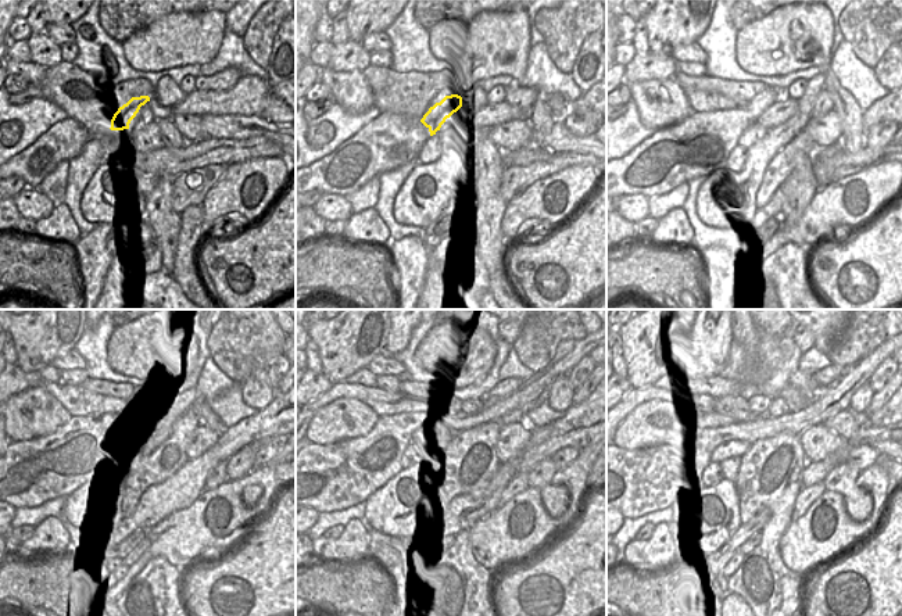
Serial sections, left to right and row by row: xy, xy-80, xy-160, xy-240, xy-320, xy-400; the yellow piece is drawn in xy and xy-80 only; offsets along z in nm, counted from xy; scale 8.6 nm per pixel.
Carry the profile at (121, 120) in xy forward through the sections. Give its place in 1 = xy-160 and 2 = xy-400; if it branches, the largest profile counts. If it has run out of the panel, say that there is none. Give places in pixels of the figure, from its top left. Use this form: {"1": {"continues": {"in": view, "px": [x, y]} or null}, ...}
{"1": {"continues": {"in": "xy-160", "px": [765, 99]}}, "2": {"continues": {"in": "xy-400", "px": [759, 404]}}}

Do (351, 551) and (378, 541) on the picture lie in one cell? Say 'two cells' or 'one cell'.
two cells

